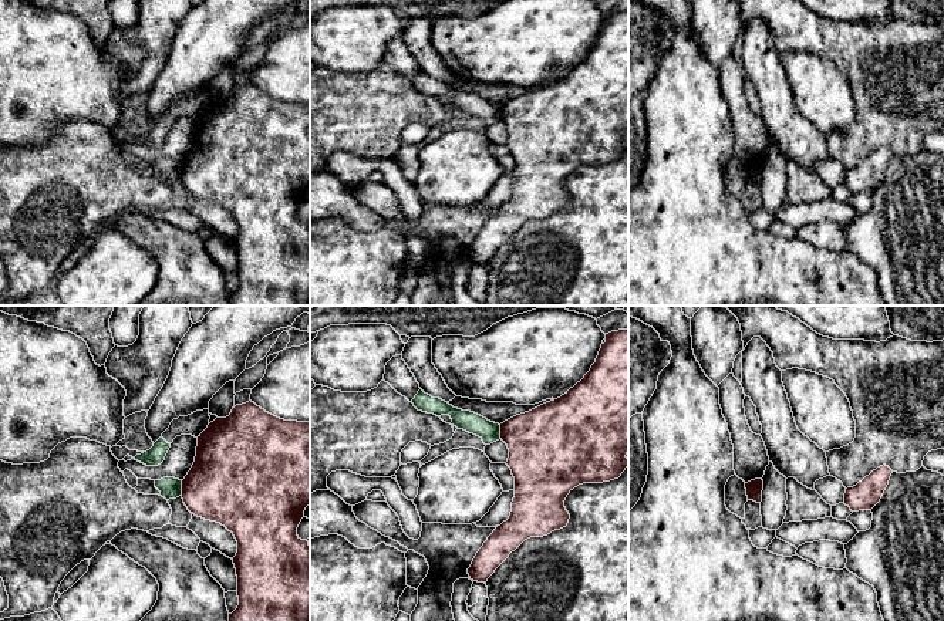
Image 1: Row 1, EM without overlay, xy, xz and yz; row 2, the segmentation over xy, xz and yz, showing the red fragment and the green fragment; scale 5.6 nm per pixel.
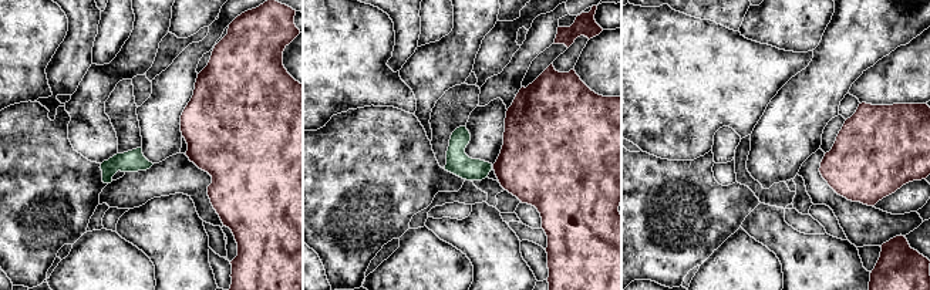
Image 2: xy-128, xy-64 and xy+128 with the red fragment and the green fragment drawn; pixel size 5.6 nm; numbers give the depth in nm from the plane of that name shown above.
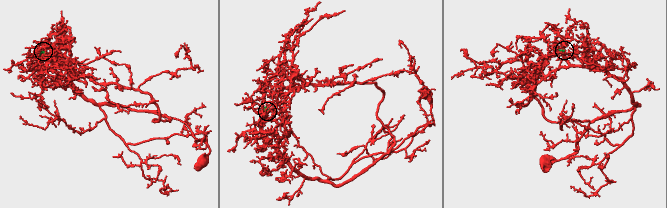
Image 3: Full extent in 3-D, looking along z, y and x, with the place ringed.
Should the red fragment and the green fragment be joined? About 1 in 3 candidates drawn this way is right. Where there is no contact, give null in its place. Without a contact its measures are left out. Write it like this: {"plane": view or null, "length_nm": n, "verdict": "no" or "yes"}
{"plane": "xy", "length_nm": 90, "verdict": "no"}

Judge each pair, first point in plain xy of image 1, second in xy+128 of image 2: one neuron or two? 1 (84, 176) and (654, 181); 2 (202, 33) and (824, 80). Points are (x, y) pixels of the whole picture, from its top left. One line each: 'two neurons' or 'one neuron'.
1: one neuron
2: one neuron

